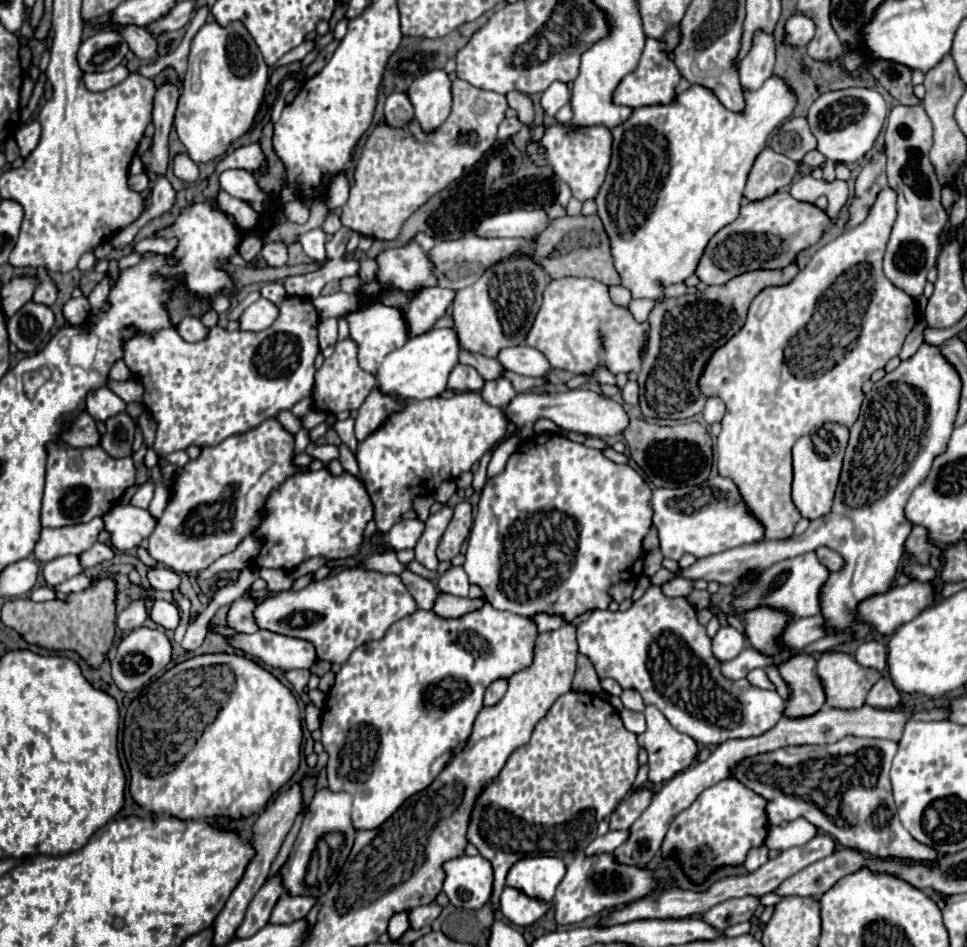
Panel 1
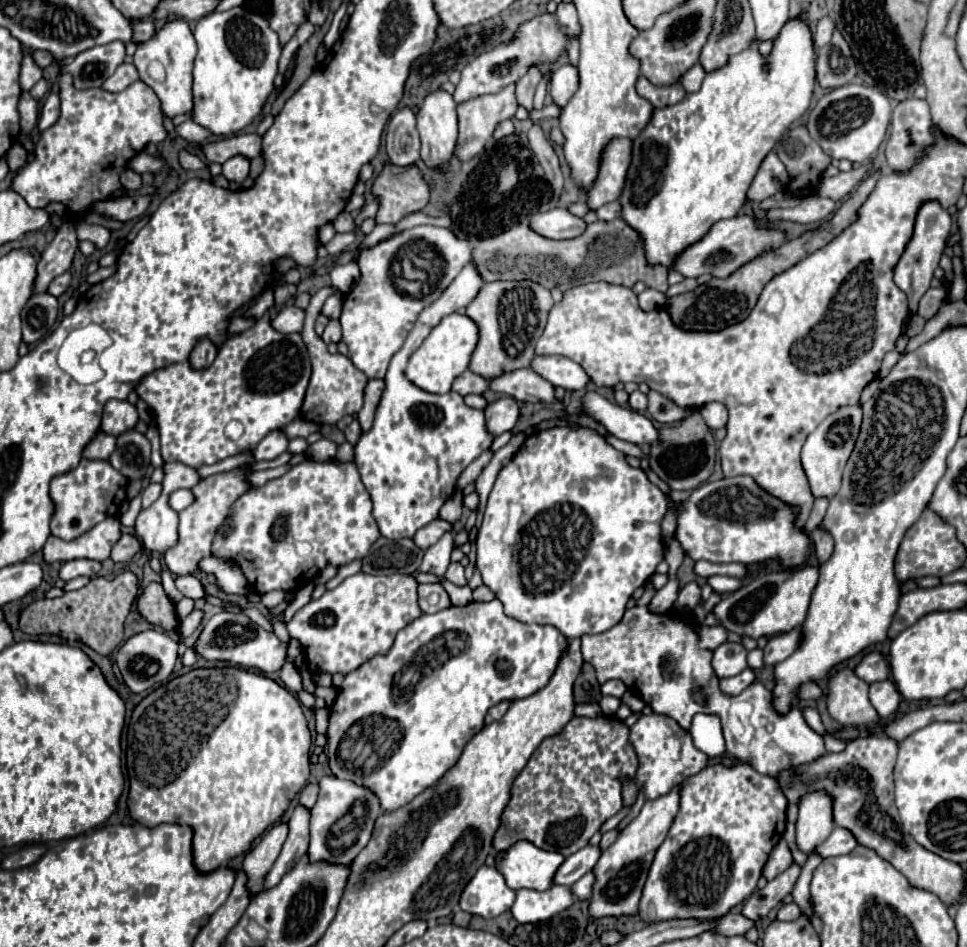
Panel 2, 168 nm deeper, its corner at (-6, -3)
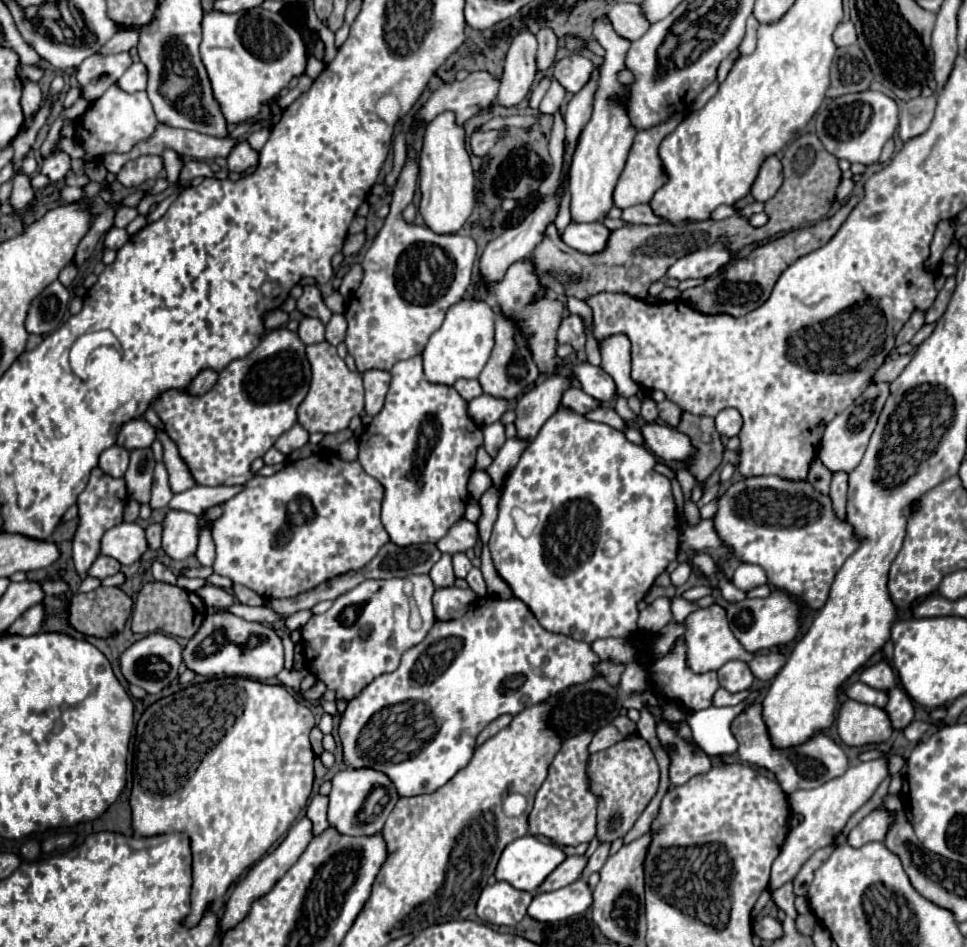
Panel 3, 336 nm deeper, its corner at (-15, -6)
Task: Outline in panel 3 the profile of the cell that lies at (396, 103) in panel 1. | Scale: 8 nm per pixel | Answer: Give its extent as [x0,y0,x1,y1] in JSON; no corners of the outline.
[345,148,477,372]

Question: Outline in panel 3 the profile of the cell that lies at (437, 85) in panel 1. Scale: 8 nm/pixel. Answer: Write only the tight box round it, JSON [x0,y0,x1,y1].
[419,112,475,234]

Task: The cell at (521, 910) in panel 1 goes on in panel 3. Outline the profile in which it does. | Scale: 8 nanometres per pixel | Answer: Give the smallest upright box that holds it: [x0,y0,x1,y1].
[527,880,591,922]

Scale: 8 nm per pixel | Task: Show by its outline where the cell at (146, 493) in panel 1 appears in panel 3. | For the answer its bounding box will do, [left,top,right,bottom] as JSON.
[151,462,173,510]

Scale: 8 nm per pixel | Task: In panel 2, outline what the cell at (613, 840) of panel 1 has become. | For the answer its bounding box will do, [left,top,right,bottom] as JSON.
[554,847,600,885]

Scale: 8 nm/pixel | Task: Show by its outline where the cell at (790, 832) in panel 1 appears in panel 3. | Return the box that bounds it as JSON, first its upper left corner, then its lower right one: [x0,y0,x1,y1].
[769,760,889,890]

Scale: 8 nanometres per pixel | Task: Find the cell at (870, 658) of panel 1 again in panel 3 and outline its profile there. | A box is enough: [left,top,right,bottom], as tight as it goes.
[861,662,895,690]

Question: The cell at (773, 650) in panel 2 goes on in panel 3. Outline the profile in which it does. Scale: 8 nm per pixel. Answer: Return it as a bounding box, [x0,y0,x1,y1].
[749,652,787,680]

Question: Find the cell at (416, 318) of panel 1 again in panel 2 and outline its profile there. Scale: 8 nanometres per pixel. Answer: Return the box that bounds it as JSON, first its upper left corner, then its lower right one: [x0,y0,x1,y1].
[354,261,492,539]

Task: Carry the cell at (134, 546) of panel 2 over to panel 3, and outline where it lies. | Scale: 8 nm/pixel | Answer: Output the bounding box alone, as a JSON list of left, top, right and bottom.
[145,524,161,550]

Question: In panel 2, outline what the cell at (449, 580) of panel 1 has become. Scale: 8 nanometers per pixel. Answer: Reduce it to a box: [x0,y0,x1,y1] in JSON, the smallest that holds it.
[444,563,466,585]

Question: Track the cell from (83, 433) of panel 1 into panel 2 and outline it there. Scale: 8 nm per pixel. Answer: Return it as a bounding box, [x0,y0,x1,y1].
[84,433,116,461]

